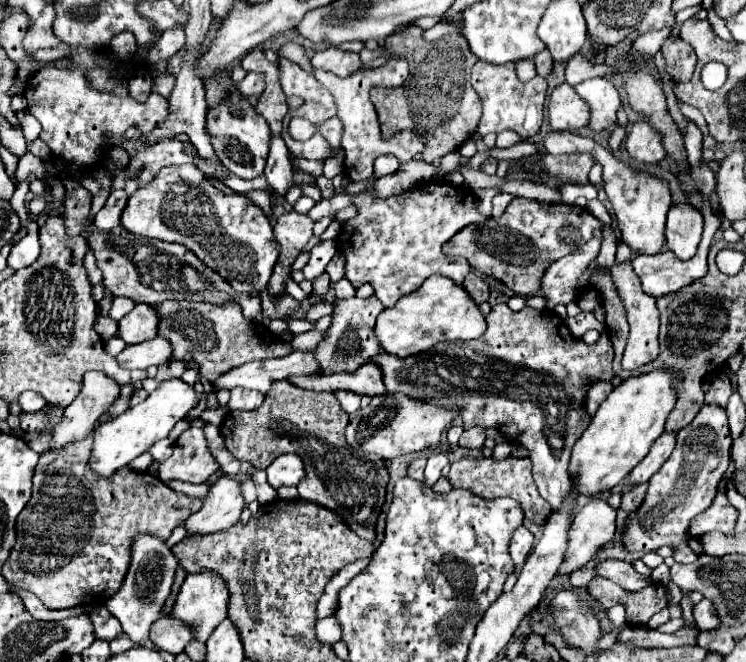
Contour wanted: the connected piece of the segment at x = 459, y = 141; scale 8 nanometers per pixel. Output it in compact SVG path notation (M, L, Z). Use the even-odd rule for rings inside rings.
M412 24L386 38L386 48L408 60L410 78L398 88L372 88L370 100L376 106L384 140L402 130L414 130L426 140L422 158L426 162L434 162L436 158L458 150L476 132L482 116L482 104L470 84L470 70L478 58L470 52L462 30L436 42L424 40L422 32L424 30L420 26Z

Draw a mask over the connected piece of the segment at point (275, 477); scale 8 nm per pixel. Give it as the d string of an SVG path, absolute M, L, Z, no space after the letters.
M294 454L278 456L266 468L266 474L268 474L268 484L276 490L282 486L298 486L302 482L302 476L306 476L302 458L294 456Z

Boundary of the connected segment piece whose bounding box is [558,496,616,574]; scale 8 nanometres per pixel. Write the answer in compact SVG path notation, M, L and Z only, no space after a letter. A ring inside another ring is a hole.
M592 496L590 502L584 508L580 508L574 516L570 544L558 574L574 572L588 564L594 558L594 554L614 538L614 522L616 508L612 508L606 500Z

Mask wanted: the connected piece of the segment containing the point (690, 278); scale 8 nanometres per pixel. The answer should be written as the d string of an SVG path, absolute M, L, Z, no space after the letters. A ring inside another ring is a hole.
M694 196L694 200L698 200L698 204L702 204L702 214L704 214L704 234L702 234L702 240L700 240L700 246L698 246L698 252L694 258L690 260L678 260L674 256L674 252L666 250L666 252L660 252L660 254L654 254L654 256L646 256L646 254L640 254L632 260L632 266L634 266L634 272L638 274L638 278L642 280L642 288L646 294L658 298L658 296L666 296L670 292L676 292L688 284L692 284L694 280L700 280L702 276L706 276L708 272L708 262L706 262L706 256L708 256L708 250L710 250L710 244L712 244L712 238L716 234L716 230L720 228L720 220L712 214L712 206L710 206L710 200L706 196Z

